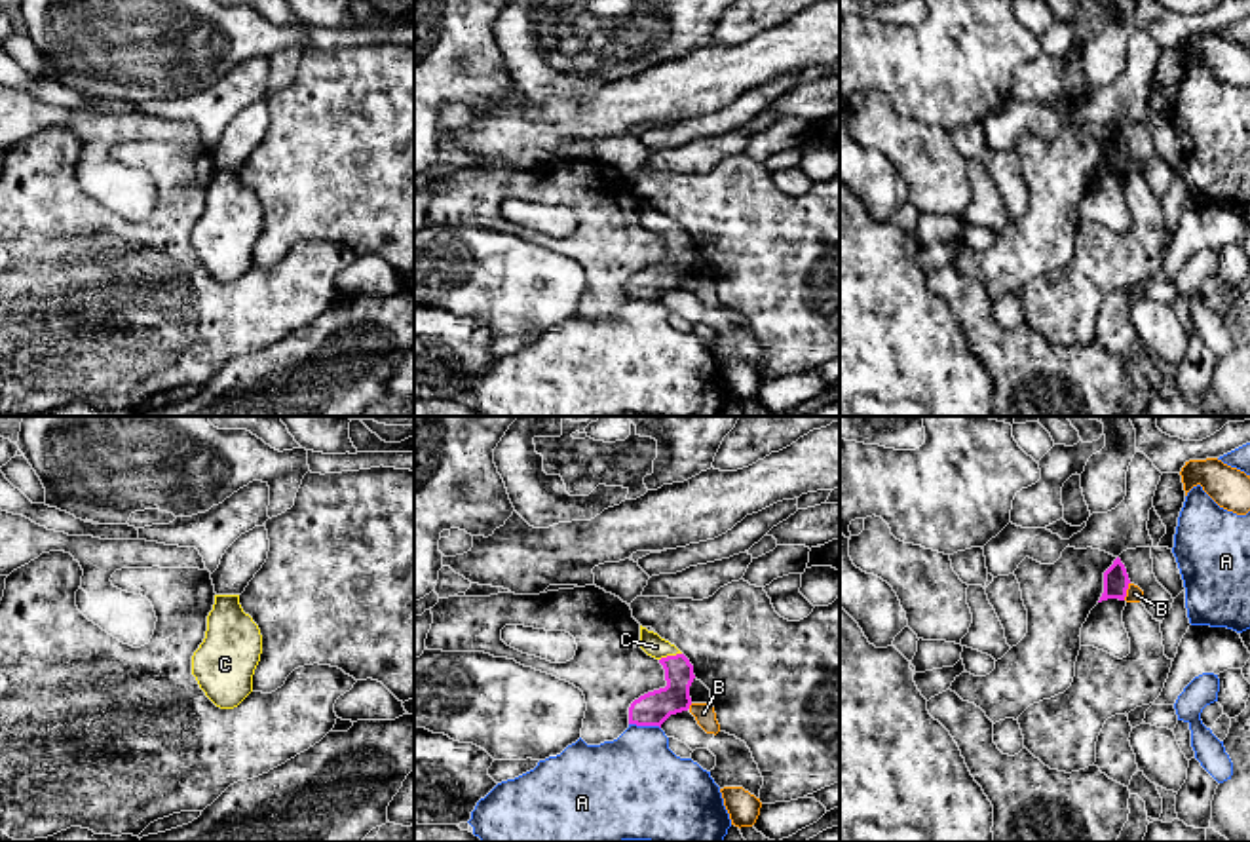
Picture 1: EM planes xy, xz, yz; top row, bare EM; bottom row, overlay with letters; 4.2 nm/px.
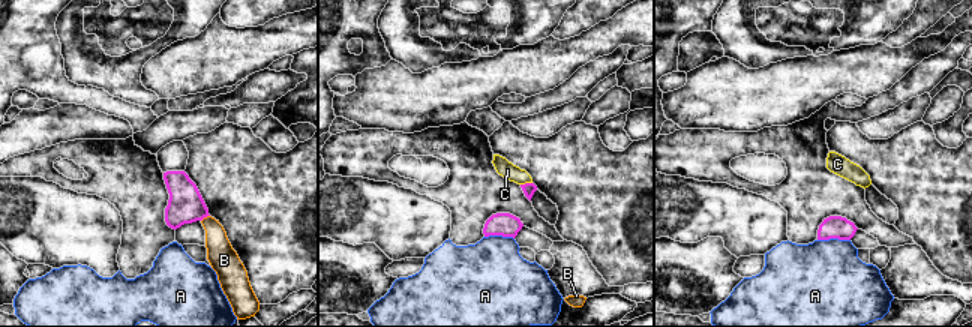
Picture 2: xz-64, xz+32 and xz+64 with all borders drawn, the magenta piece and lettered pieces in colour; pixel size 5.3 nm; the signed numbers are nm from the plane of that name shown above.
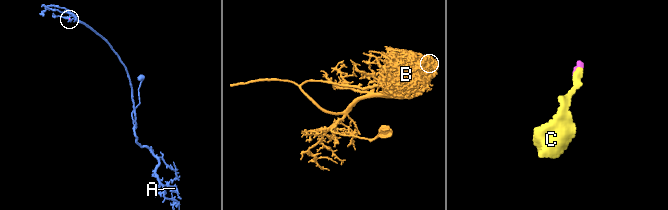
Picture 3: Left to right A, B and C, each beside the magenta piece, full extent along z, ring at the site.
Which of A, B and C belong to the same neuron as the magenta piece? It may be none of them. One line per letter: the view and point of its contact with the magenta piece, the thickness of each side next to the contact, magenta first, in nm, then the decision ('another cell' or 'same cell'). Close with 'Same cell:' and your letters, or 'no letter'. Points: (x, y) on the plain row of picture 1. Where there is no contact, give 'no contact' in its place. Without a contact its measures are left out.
A: xz (644, 299) | 140/400 nm | another cell
B: yz (1125, 166) | 110/70 nm | another cell
C: xz (669, 230) | 140/90 nm | same cell
Same cell: C

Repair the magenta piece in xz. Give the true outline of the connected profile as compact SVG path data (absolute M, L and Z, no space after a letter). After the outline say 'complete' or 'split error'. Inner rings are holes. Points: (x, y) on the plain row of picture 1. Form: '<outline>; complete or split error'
M642 200L640 222L663 239L667 260L634 274L629 281L629 298L661 302L671 289L690 283L693 239L674 219Z; split error

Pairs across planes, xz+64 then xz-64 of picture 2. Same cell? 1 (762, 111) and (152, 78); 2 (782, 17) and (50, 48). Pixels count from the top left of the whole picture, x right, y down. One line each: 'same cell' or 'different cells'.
1: same cell
2: different cells

